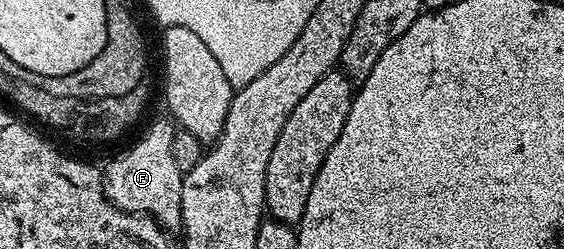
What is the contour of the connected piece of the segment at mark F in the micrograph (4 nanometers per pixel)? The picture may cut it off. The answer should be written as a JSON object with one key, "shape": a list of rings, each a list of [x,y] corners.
{"shape":[[[165,118],[152,124],[140,140],[136,140],[121,156],[116,156],[108,165],[103,165],[104,193],[114,206],[124,212],[147,214],[165,230],[180,228],[182,222],[183,175],[170,154],[170,142],[174,142],[177,129],[171,119]]]}

